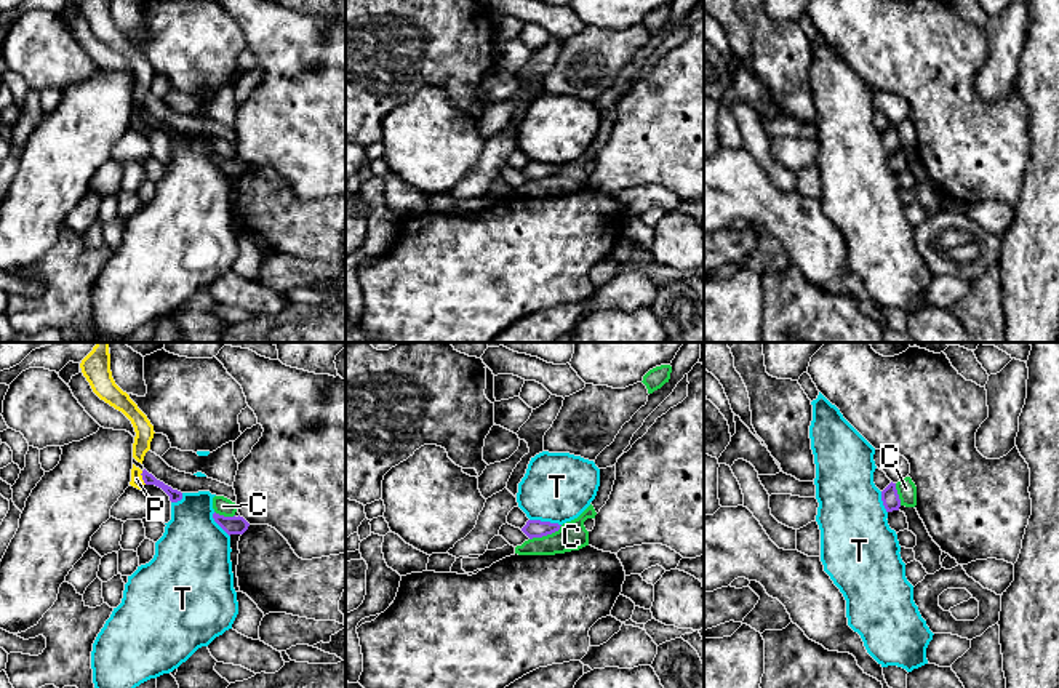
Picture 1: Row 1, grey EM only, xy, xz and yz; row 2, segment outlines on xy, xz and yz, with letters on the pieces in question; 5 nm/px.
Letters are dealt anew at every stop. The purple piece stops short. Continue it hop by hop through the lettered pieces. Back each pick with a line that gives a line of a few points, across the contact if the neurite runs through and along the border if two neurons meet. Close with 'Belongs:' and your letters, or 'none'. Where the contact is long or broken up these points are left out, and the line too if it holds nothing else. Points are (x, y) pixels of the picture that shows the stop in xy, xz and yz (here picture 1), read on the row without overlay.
Belongs: none

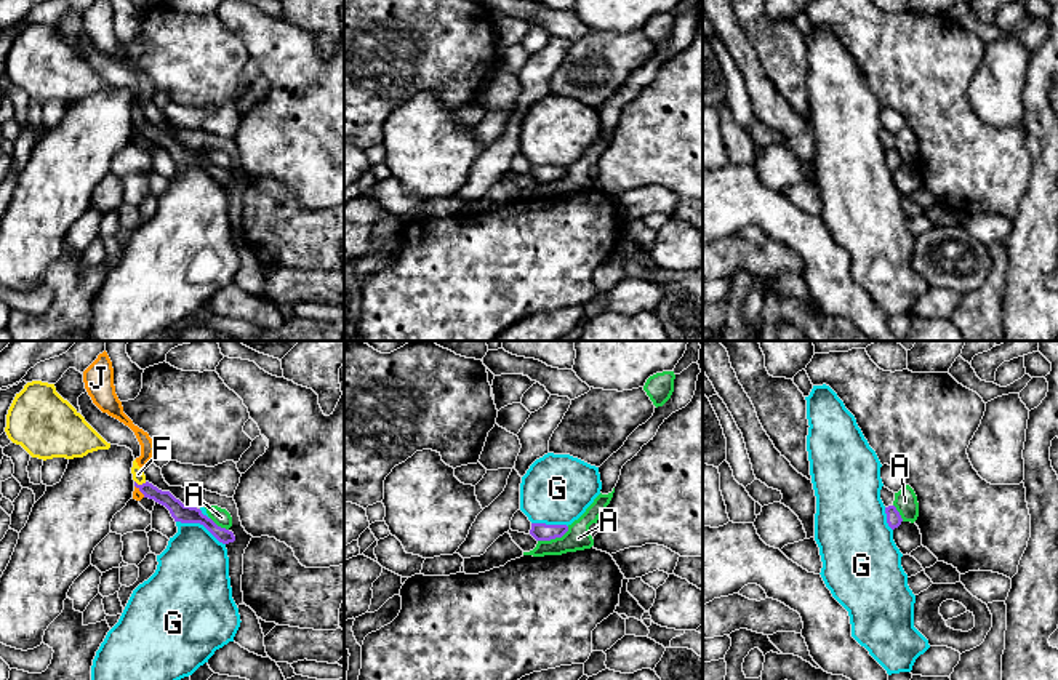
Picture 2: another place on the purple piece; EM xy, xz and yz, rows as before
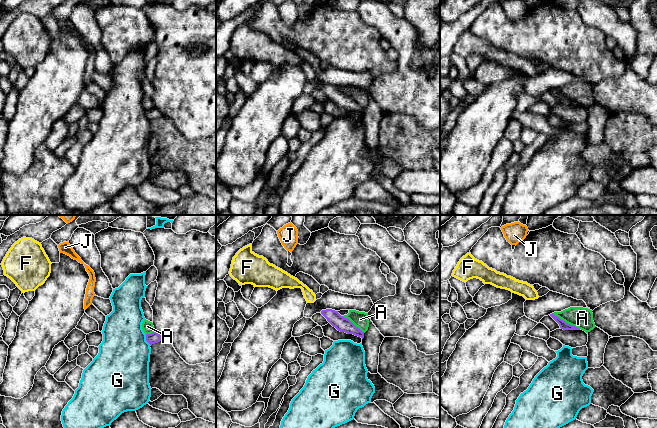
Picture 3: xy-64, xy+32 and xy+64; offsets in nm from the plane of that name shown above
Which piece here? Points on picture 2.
F: xy (180, 154), (143, 125), (138, 116)
Belongs: F

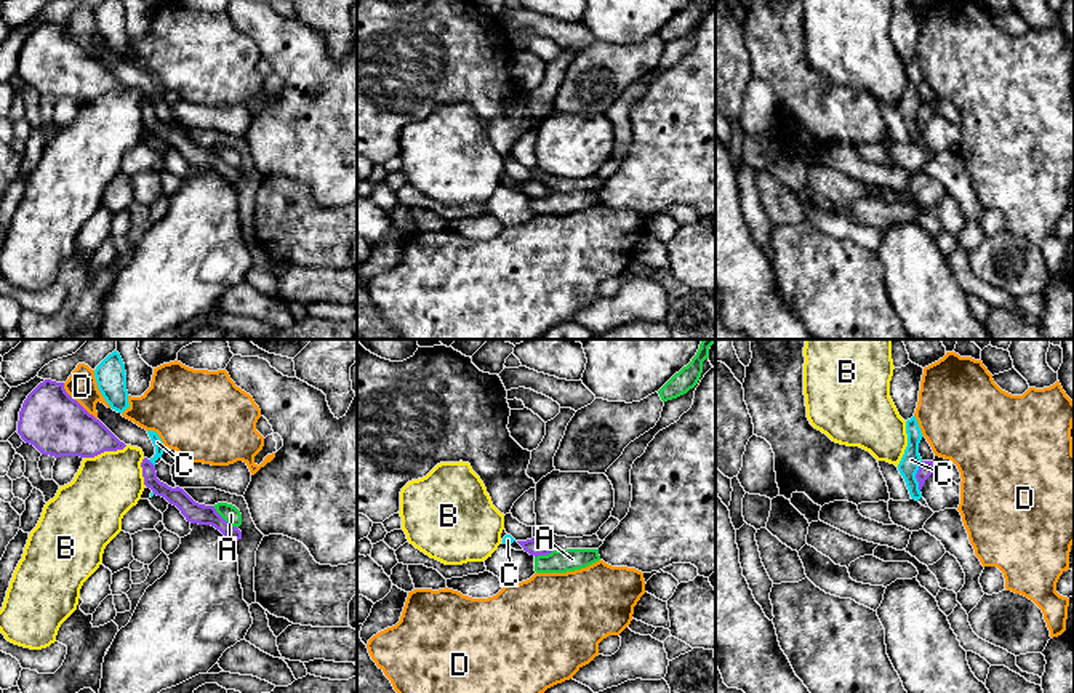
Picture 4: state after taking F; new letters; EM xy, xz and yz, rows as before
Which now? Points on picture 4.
Belongs: none

